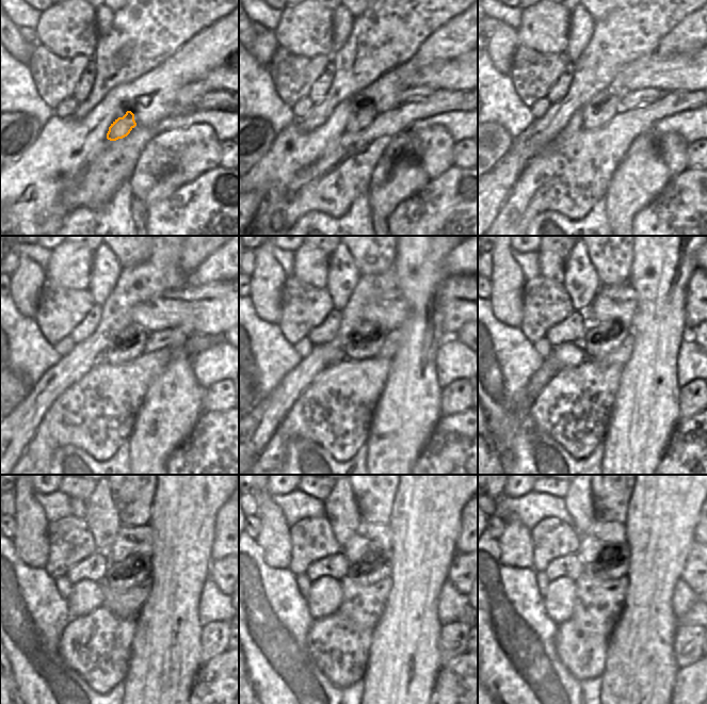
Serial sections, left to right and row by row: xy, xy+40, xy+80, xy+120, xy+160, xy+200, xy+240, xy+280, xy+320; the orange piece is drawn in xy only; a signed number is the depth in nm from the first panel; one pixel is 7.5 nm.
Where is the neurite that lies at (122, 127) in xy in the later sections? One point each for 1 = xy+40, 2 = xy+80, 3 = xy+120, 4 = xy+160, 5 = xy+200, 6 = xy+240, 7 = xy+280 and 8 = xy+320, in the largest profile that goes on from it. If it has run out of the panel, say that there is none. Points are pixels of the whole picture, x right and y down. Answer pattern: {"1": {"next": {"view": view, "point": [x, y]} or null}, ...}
{"1": {"next": {"view": "xy+40", "point": [363, 114]}}, "2": {"next": {"view": "xy+80", "point": [594, 116]}}, "3": {"next": {"view": "xy+120", "point": [132, 347]}}, "4": {"next": {"view": "xy+160", "point": [369, 348]}}, "5": {"next": {"view": "xy+200", "point": [610, 342]}}, "6": {"next": {"view": "xy+240", "point": [123, 580]}}, "7": {"next": {"view": "xy+280", "point": [378, 570]}}, "8": {"next": {"view": "xy+320", "point": [615, 563]}}}

